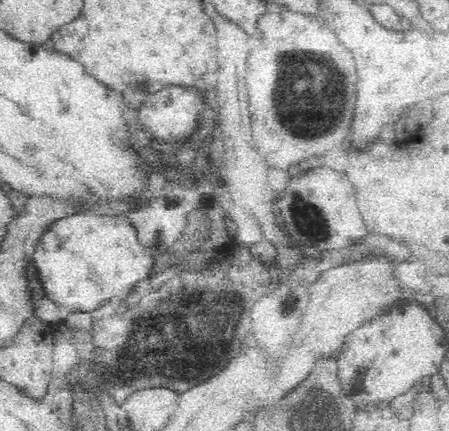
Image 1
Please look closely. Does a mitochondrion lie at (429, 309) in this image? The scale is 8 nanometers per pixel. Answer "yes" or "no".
no

